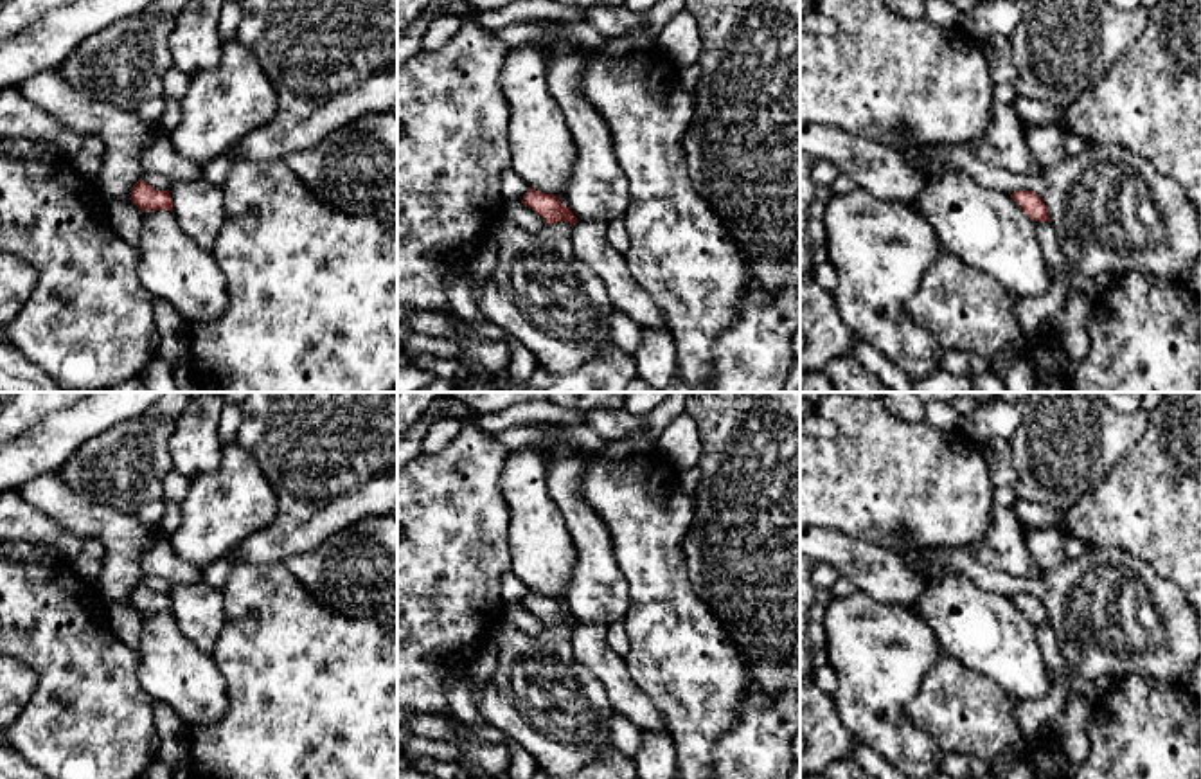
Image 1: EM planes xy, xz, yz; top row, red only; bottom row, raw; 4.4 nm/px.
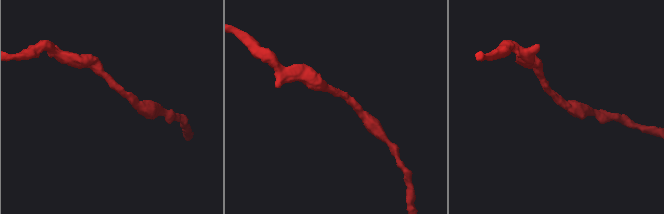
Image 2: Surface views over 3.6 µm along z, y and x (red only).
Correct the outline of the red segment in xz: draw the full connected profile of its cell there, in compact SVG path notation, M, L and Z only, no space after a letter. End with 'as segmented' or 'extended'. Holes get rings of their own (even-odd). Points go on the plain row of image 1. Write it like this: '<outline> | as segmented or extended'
M532 590L525 595L521 606L529 612L532 612L538 619L543 621L547 628L557 626L557 624L568 624L574 631L577 621L570 613L570 610L563 608L557 599L539 595Z | as segmented

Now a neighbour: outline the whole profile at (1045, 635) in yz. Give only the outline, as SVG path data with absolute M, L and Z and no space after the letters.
M1034 624L1034 631L1036 631L1036 639L1039 644L1039 649L1043 653L1043 658L1048 666L1048 669L1064 675L1064 676L1072 676L1073 671L1070 667L1070 664L1064 660L1057 640L1055 640L1055 633L1052 630L1050 624Z

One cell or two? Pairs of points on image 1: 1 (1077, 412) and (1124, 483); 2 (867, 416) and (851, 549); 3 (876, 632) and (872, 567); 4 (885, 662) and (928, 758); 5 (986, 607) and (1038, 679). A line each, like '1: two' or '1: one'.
1: two
2: two
3: two
4: one
5: one

